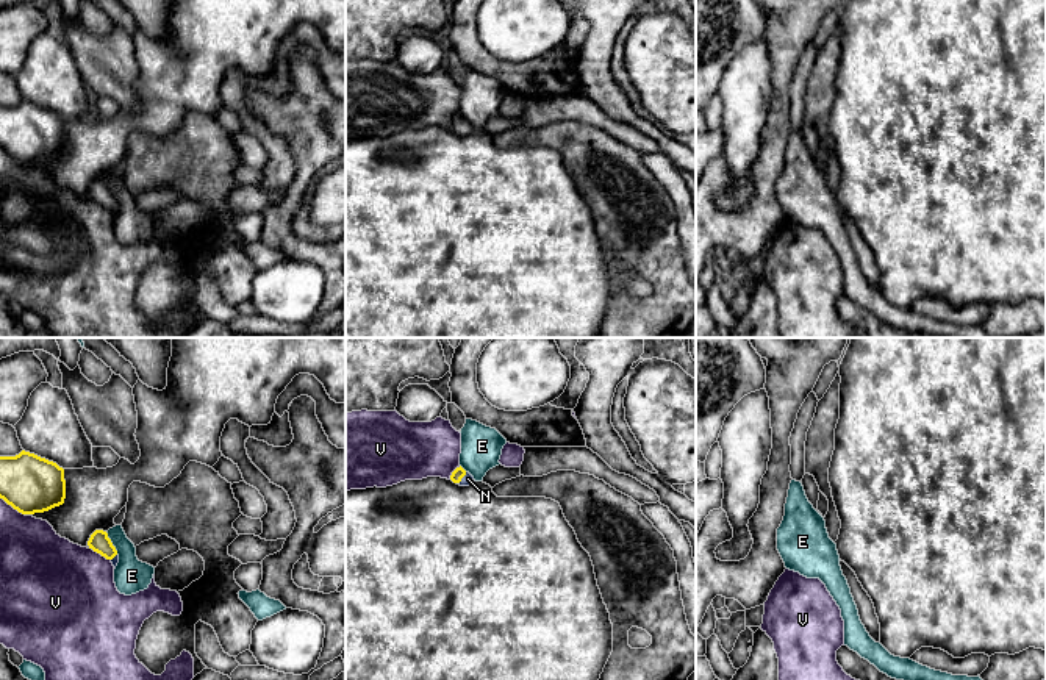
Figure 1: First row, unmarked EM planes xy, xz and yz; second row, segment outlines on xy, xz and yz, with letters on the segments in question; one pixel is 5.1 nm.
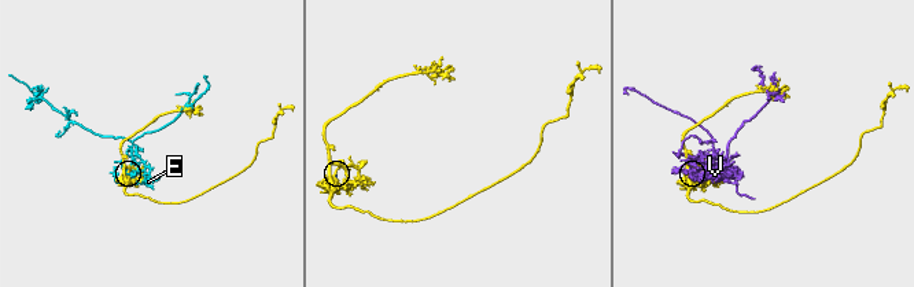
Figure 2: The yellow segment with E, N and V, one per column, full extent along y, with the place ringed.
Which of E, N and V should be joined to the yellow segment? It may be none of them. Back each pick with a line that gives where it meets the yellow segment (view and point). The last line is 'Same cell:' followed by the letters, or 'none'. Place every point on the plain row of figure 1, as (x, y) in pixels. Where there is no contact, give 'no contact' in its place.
N: contact xz (462, 127)
Same cell: N

